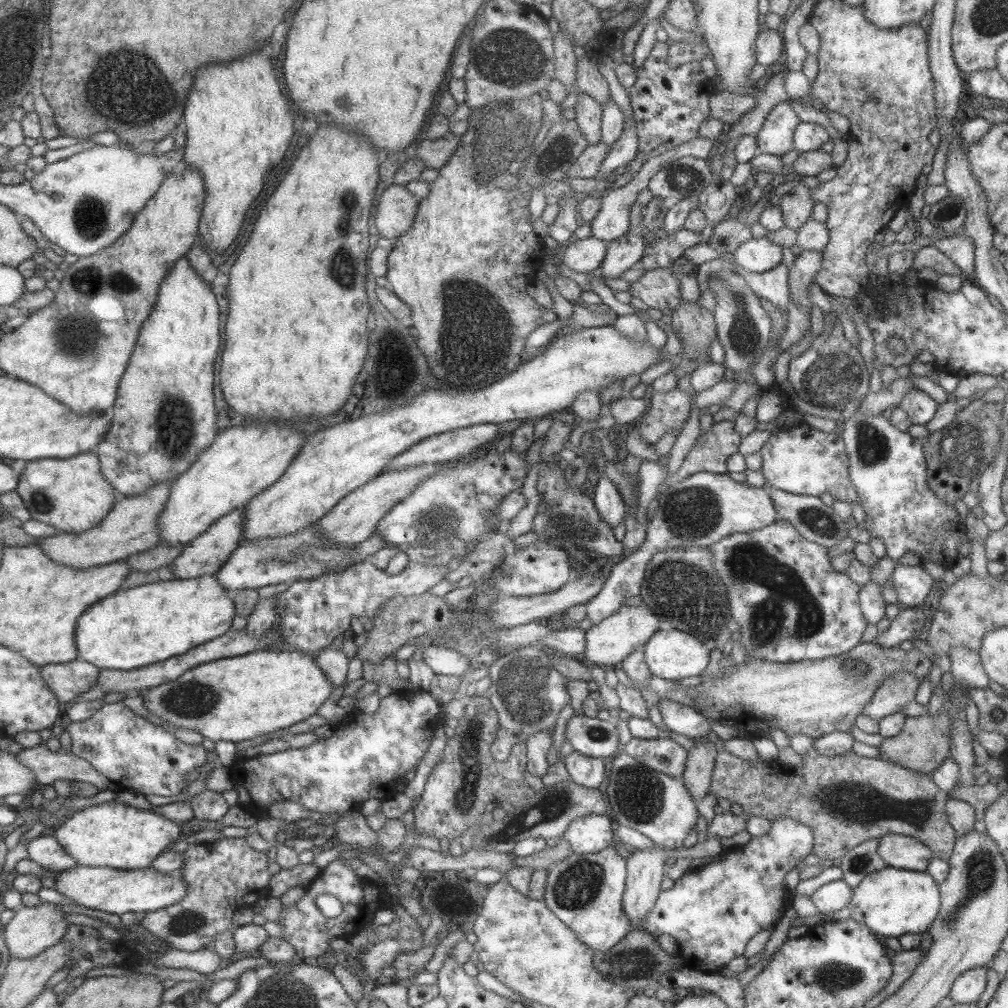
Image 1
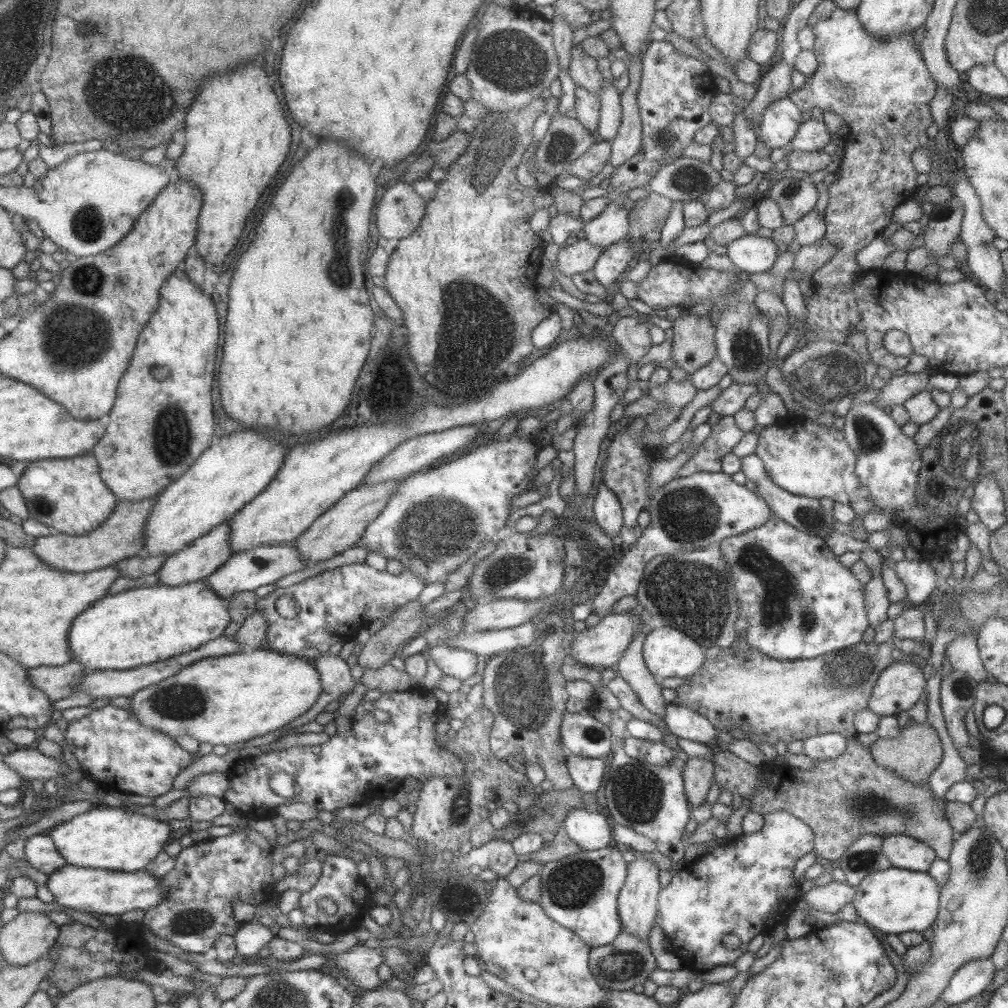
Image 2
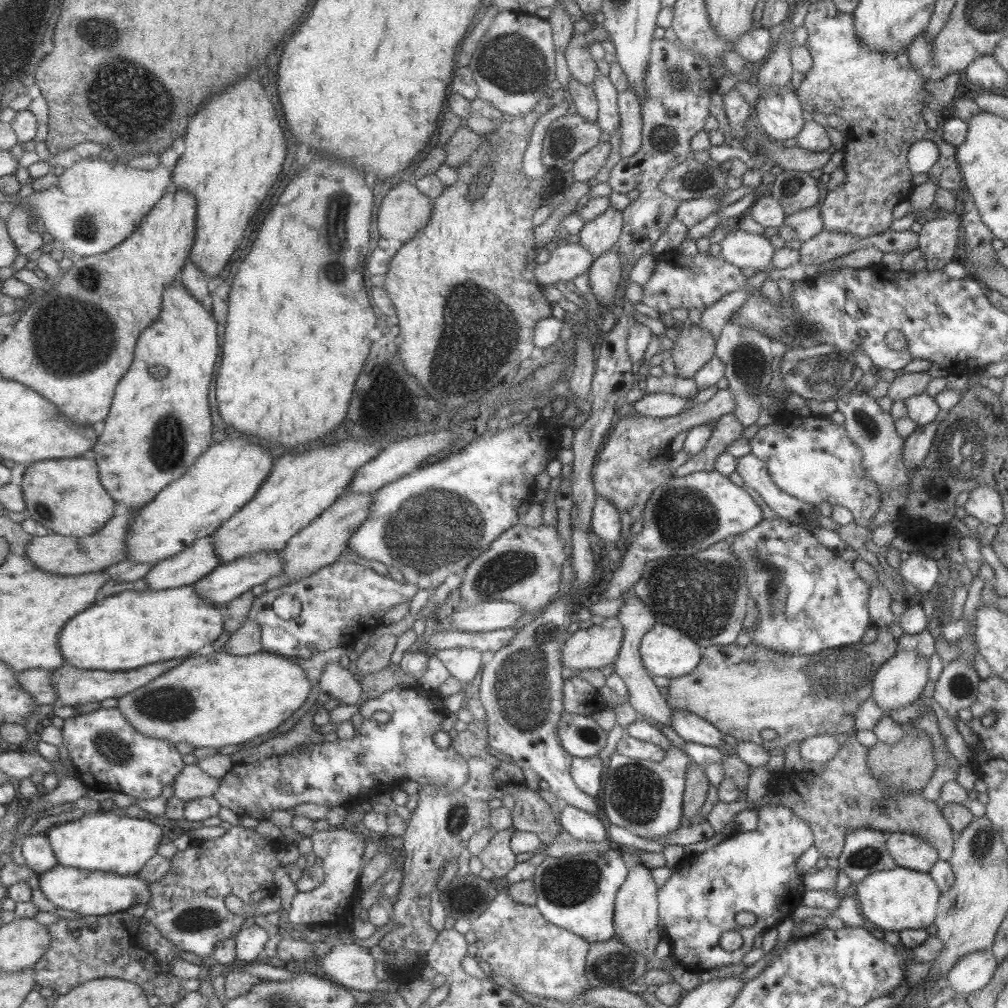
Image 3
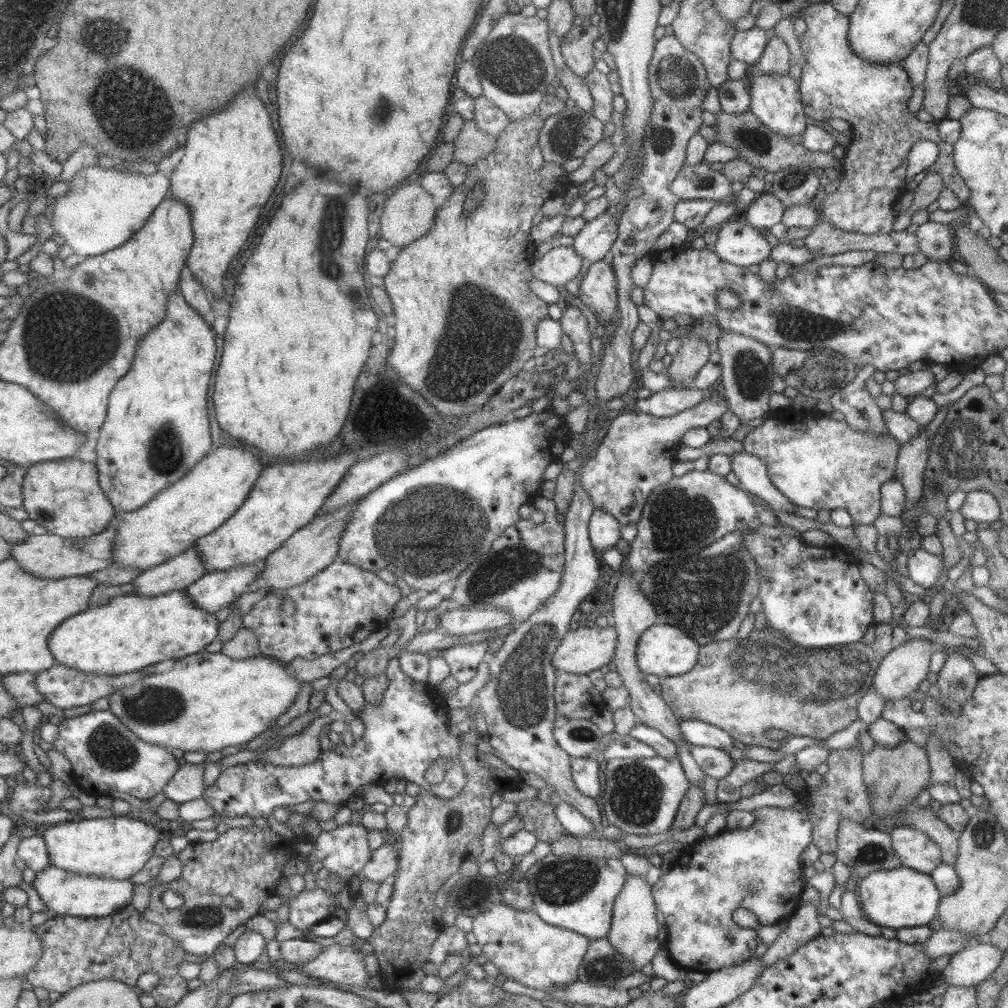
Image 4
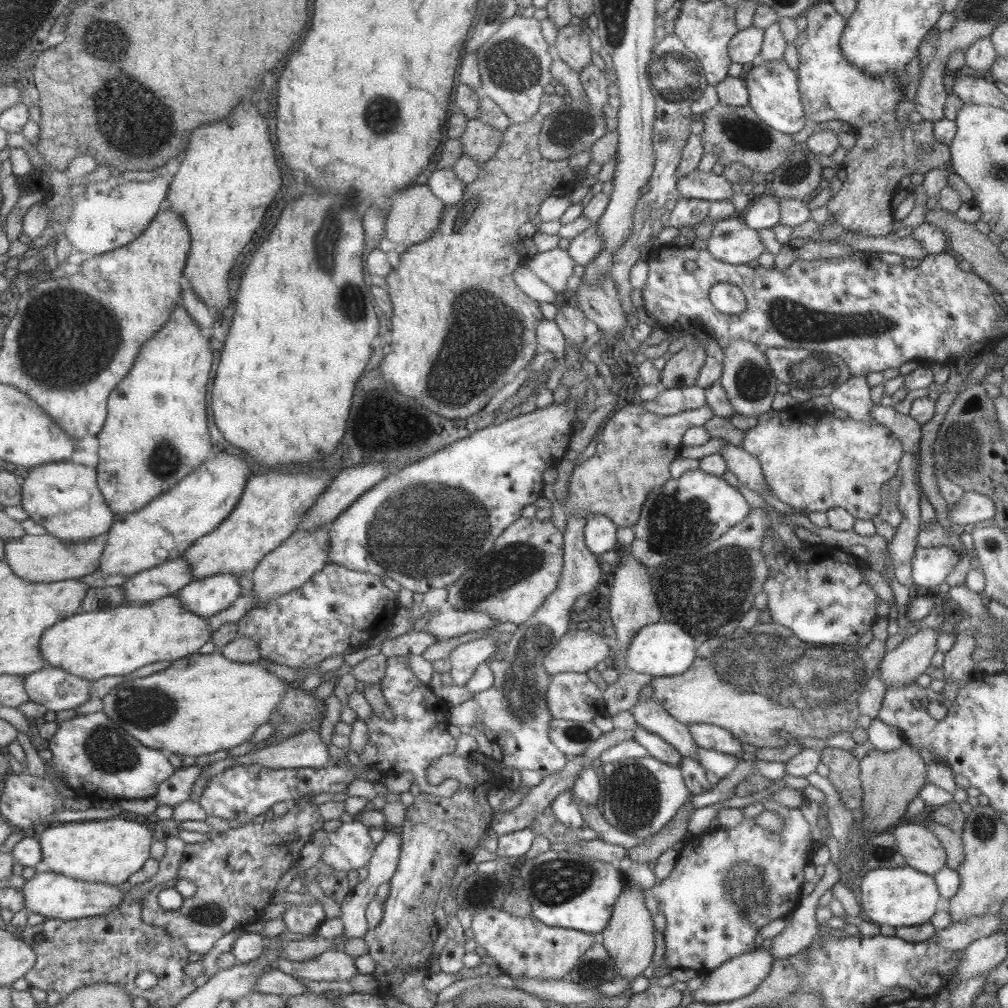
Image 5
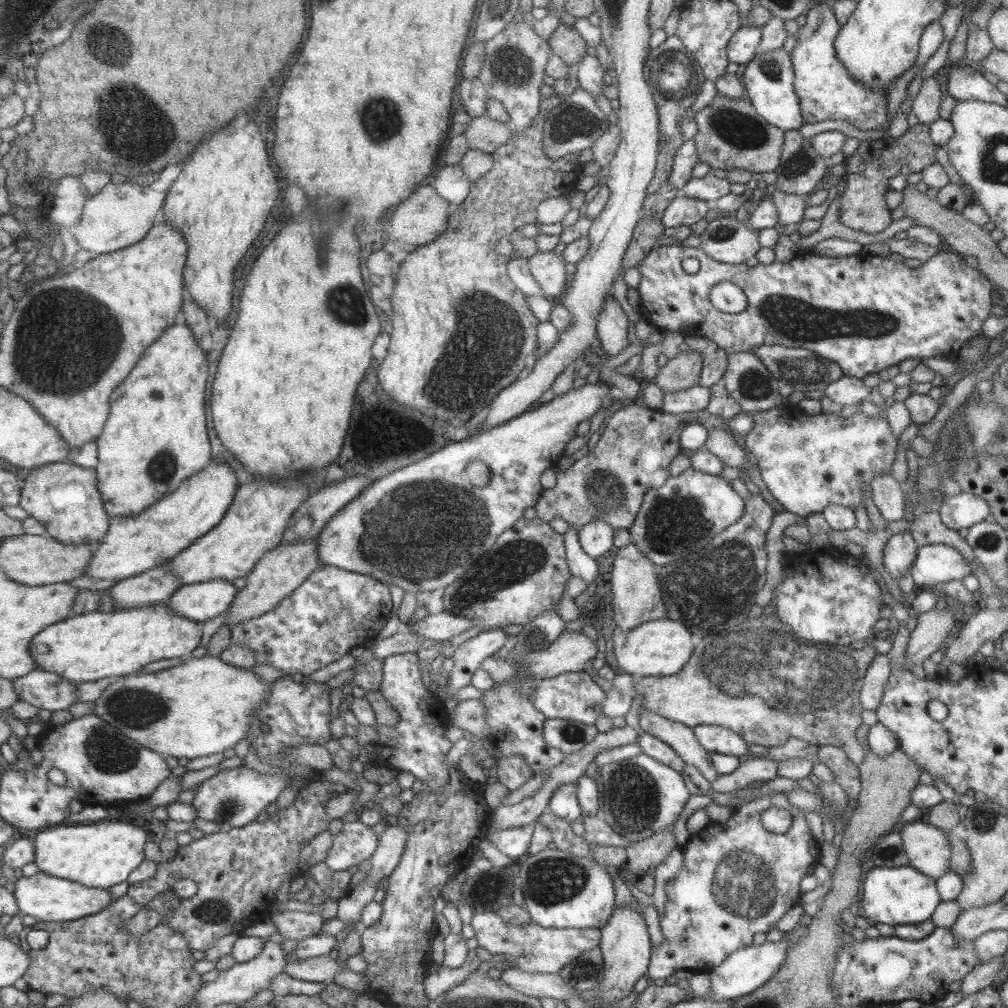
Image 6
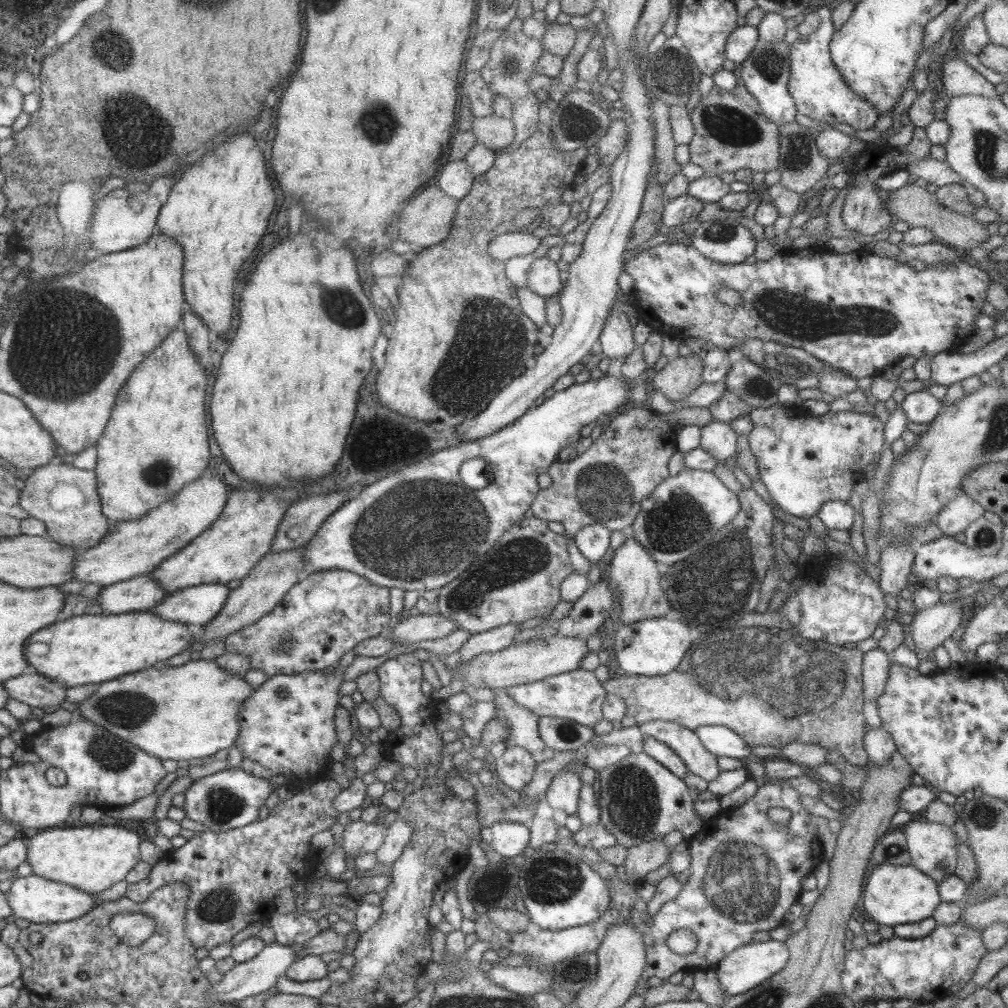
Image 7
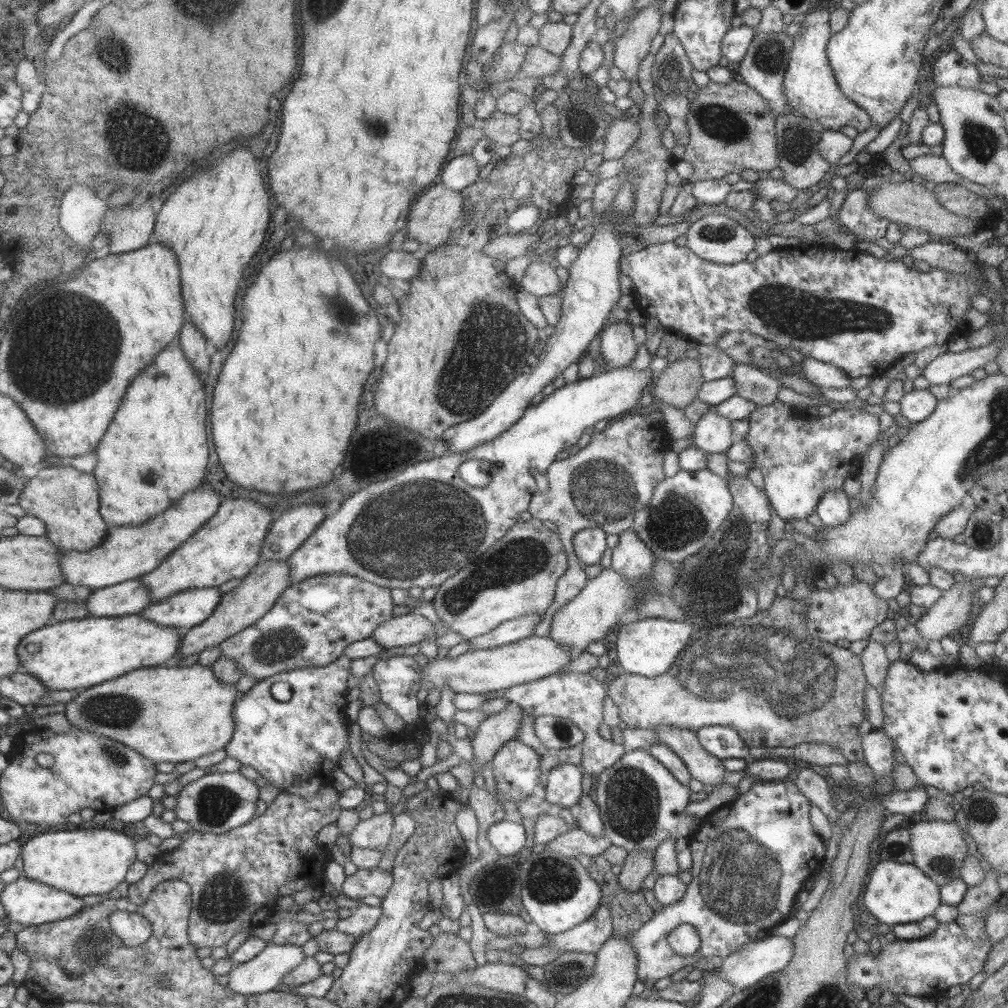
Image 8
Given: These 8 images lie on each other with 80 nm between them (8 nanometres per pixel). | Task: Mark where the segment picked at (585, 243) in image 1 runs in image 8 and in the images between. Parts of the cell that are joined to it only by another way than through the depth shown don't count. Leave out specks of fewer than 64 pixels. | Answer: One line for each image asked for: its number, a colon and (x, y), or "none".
2: (577, 256)
3: (566, 261)
4: (560, 264)
5: (554, 266)
6: (546, 268)
7: (543, 279)
8: (540, 279)

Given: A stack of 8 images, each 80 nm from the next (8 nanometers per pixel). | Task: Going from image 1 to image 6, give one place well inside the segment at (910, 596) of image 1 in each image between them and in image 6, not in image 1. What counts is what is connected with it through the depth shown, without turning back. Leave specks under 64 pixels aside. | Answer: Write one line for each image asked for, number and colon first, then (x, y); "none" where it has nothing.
2: (918, 577)
3: (920, 571)
4: (923, 568)
5: (929, 566)
6: (934, 563)

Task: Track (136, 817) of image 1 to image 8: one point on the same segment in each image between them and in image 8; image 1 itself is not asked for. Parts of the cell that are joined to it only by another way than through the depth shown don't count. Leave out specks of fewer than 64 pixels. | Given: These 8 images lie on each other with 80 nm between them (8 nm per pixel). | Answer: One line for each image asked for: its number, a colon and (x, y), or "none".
2: (111, 838)
3: (106, 842)
4: (119, 847)
5: (110, 851)
6: (100, 855)
7: (94, 857)
8: (87, 861)

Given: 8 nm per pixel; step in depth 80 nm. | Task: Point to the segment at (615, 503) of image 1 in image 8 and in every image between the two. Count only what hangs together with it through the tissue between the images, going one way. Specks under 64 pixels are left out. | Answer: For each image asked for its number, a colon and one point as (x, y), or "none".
2: (607, 512)
3: (605, 524)
4: (603, 531)
5: (599, 533)
6: (596, 537)
7: (592, 541)
8: (588, 545)

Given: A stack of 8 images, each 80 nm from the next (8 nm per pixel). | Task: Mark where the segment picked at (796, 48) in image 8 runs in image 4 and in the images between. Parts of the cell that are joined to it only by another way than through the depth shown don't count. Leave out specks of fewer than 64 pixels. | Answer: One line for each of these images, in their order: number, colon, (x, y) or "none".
4: (834, 83)
5: (829, 88)
6: (824, 91)
7: (818, 92)

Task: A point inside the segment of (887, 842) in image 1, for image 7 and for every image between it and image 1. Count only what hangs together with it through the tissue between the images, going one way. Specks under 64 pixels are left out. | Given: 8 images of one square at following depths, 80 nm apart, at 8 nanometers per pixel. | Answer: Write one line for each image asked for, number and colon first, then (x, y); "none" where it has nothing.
2: (905, 852)
3: (909, 851)
4: (915, 849)
5: (921, 850)
6: (927, 848)
7: (932, 846)

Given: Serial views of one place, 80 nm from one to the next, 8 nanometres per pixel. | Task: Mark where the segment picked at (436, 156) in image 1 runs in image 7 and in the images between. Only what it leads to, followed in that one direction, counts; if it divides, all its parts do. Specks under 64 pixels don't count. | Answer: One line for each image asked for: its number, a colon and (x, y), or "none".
2: (446, 152)
3: (463, 142)
4: (471, 144)
5: (479, 141)
6: (483, 133)
7: (495, 132)

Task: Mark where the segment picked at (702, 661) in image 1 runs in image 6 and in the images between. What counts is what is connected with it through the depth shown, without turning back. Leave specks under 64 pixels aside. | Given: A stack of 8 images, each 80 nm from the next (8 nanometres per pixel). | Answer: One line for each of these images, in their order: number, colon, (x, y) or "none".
2: (667, 653)
3: (664, 652)
4: (664, 651)
5: (662, 649)
6: (659, 647)

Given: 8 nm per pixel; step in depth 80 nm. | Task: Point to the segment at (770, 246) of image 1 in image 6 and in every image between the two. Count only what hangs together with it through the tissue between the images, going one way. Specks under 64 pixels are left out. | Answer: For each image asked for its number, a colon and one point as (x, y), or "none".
2: (749, 253)
3: (750, 252)
4: (737, 243)
5: (731, 241)
6: (724, 239)

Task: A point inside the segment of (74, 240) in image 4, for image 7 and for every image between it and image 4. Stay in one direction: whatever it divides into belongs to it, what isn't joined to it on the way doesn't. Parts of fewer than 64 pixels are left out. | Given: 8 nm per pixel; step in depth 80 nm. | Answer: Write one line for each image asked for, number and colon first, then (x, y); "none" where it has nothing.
5: (110, 214)
6: (120, 215)
7: (122, 221)

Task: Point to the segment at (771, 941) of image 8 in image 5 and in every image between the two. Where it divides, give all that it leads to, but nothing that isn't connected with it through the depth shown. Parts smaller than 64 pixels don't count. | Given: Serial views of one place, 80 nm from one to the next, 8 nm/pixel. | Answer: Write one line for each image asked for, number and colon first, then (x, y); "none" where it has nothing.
5: (735, 979)
6: (746, 969)
7: (743, 968)

